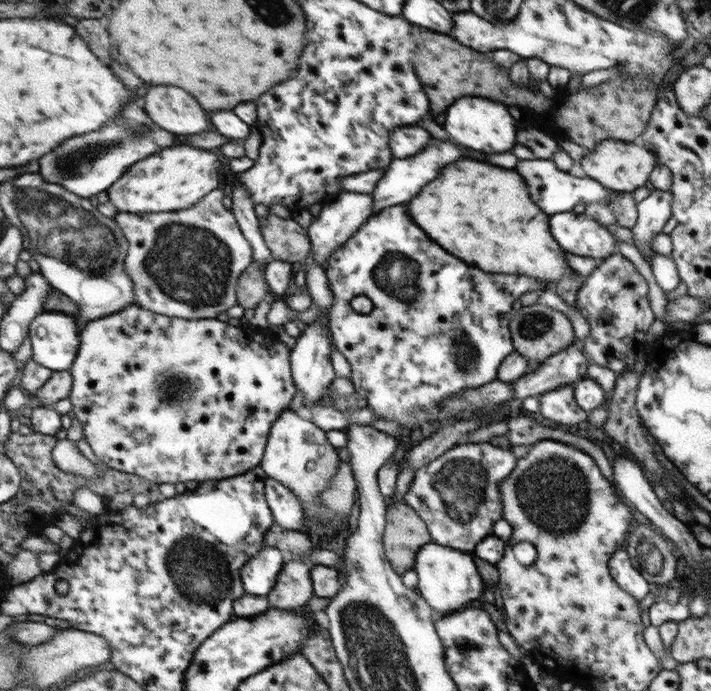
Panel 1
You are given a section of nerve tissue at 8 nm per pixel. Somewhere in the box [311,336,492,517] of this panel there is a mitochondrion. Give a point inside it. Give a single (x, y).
(465, 355)

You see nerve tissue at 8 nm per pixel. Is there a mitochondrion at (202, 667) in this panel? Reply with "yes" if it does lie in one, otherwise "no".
no

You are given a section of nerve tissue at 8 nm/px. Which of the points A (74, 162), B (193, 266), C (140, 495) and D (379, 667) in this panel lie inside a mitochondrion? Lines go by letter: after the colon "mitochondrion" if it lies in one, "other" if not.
A: mitochondrion
B: mitochondrion
C: other
D: mitochondrion

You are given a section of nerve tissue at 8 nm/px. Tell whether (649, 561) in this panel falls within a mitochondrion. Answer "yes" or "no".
yes

